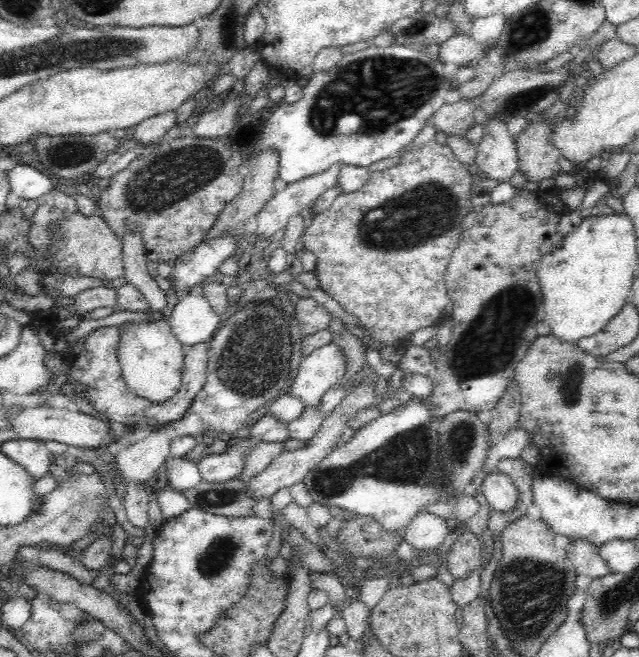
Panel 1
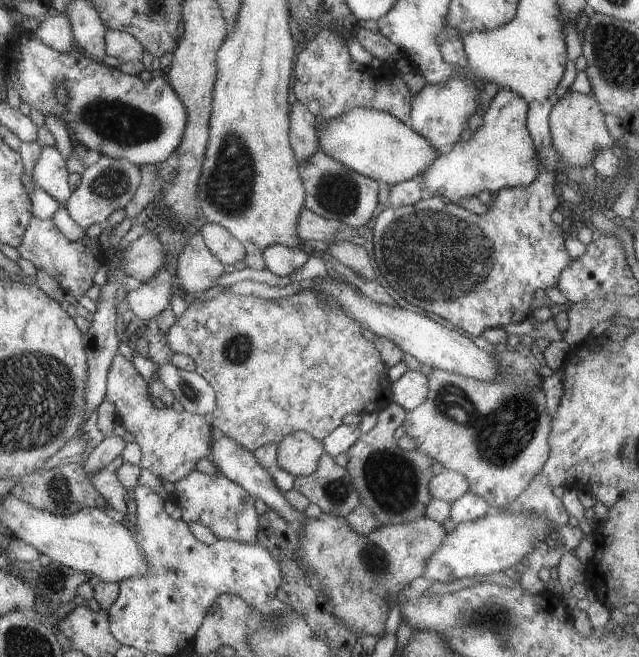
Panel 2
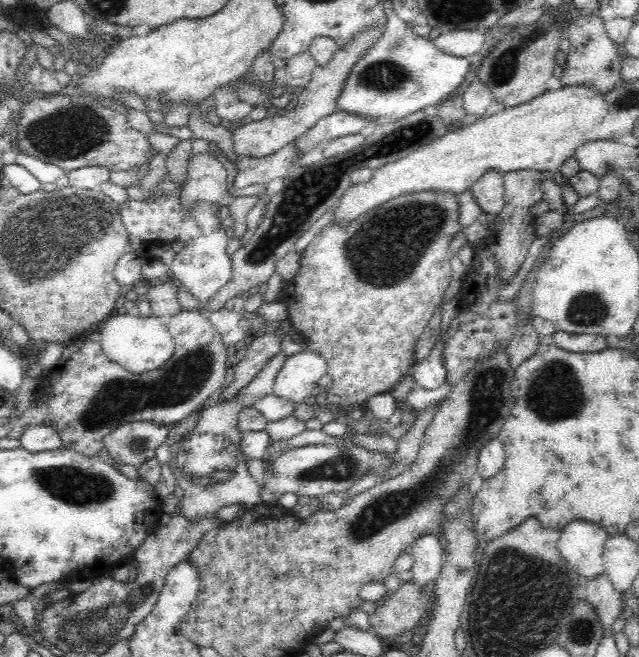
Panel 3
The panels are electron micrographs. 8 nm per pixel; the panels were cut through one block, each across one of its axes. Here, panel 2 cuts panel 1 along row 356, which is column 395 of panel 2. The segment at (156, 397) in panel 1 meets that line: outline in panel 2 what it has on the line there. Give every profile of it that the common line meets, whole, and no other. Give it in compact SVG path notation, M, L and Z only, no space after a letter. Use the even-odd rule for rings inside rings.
M354 107L347 113L323 123L316 127L318 134L318 149L322 149L325 155L330 155L338 162L345 164L348 168L370 177L375 181L386 182L393 186L402 181L409 181L416 178L440 156L433 144L422 135L418 134L413 128L409 128L398 118L384 111L376 109Z

